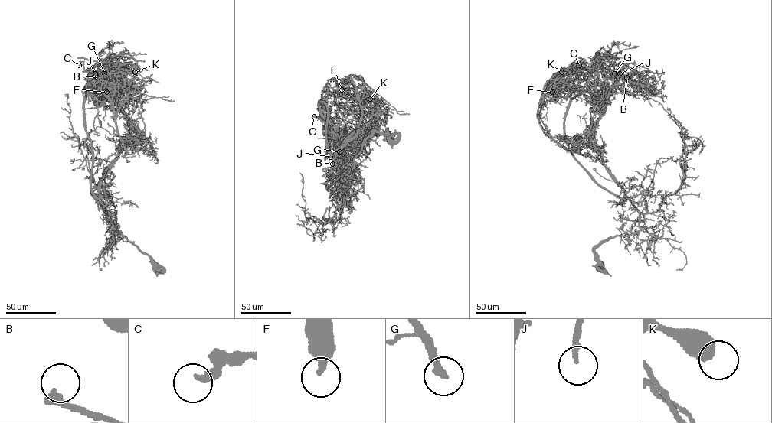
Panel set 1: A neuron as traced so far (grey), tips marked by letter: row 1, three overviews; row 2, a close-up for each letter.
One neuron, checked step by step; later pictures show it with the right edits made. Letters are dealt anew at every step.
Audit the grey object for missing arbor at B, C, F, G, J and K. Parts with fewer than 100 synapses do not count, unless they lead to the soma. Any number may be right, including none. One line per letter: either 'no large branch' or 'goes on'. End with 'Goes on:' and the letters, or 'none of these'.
B: no large branch
C: no large branch
F: no large branch
G: goes on
J: no large branch
K: no large branch
Goes on: G

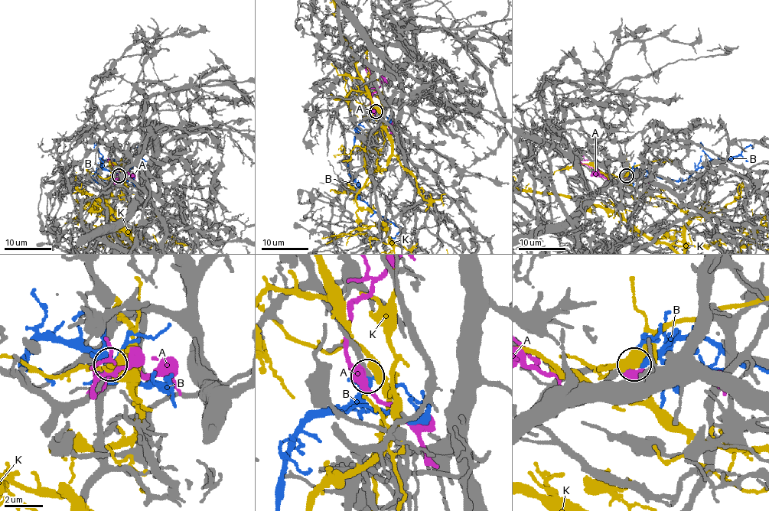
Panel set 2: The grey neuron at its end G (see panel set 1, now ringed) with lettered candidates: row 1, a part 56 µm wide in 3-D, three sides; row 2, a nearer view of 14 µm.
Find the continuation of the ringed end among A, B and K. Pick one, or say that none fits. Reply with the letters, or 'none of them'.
B

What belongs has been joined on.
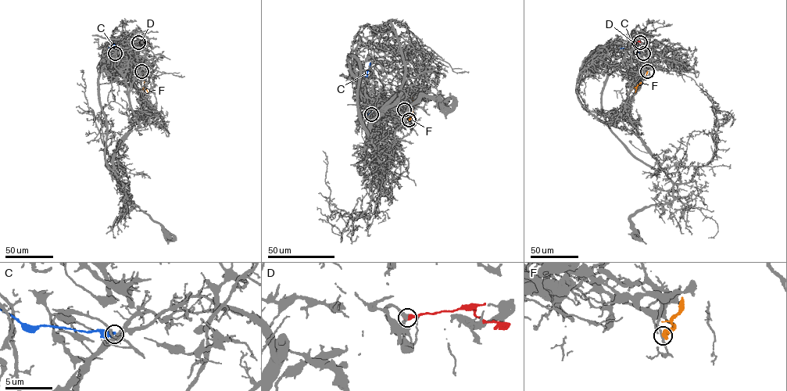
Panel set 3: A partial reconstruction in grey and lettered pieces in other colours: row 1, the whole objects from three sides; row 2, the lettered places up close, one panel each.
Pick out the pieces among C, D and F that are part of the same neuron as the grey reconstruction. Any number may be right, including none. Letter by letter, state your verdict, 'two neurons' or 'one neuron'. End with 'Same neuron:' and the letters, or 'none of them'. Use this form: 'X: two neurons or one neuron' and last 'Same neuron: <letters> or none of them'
C: two neurons
D: two neurons
F: two neurons
Same neuron: none of them

